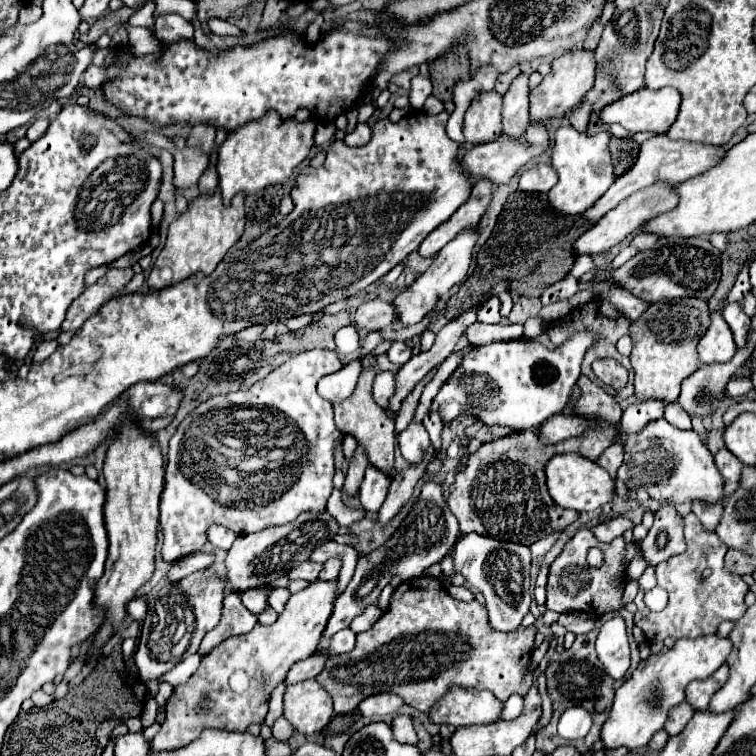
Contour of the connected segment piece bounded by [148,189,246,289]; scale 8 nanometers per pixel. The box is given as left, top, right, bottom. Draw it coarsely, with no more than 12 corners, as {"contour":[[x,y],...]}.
{"contour":[[200,193],[170,223],[148,275],[164,289],[210,275],[244,231],[244,193],[228,207]]}

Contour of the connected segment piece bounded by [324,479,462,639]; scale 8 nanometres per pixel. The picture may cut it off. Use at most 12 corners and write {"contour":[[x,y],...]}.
{"contour":[[426,481],[394,535],[358,559],[324,637],[376,603],[392,575],[420,577],[462,533]]}

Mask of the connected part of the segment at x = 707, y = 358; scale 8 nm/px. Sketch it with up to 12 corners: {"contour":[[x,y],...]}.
{"contour":[[720,313],[698,343],[702,363],[724,363],[736,353]]}

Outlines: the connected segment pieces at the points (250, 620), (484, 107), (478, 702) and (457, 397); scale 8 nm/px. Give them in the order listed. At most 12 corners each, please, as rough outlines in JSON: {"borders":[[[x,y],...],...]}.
{"borders":[[[238,593],[224,599],[220,623],[200,645],[208,655],[222,639],[256,625]],[[502,95],[474,97],[464,115],[468,143],[502,133]],[[452,689],[432,723],[494,723],[502,703],[490,691]],[[598,333],[474,347],[432,401],[444,423],[536,427],[564,411]]]}

